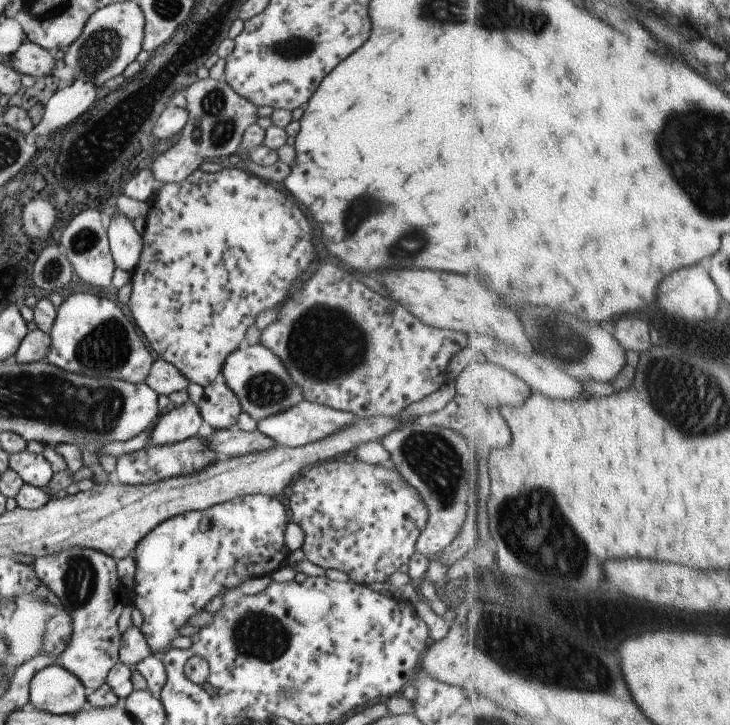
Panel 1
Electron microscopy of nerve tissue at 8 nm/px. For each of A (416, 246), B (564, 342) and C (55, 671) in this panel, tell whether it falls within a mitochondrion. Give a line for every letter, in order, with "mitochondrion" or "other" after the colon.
A: mitochondrion
B: mitochondrion
C: other

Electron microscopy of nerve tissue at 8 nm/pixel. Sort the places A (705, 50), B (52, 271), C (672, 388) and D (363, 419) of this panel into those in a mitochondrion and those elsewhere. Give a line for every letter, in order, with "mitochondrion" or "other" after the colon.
A: other
B: mitochondrion
C: mitochondrion
D: other

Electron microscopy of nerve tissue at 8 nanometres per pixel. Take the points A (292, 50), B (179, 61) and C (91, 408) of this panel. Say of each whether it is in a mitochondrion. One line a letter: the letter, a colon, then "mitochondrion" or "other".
A: mitochondrion
B: mitochondrion
C: mitochondrion

